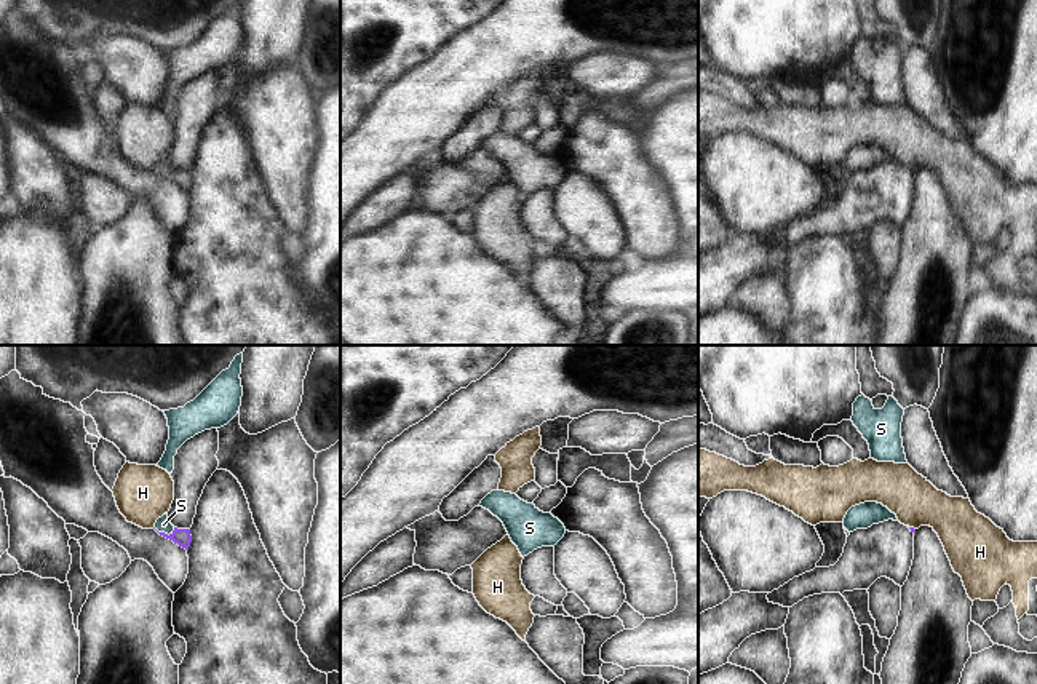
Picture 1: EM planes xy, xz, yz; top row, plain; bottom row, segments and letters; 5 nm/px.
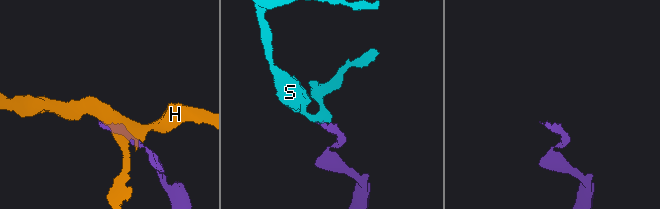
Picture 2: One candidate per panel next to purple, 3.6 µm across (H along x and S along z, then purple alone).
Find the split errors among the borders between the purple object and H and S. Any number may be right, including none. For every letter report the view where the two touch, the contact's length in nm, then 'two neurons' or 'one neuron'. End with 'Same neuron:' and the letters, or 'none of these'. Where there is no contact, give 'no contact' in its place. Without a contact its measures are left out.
H: contact in yz; length 40 nm; two neurons
S: contact in xy; length 110 nm; one neuron
Same neuron: S

